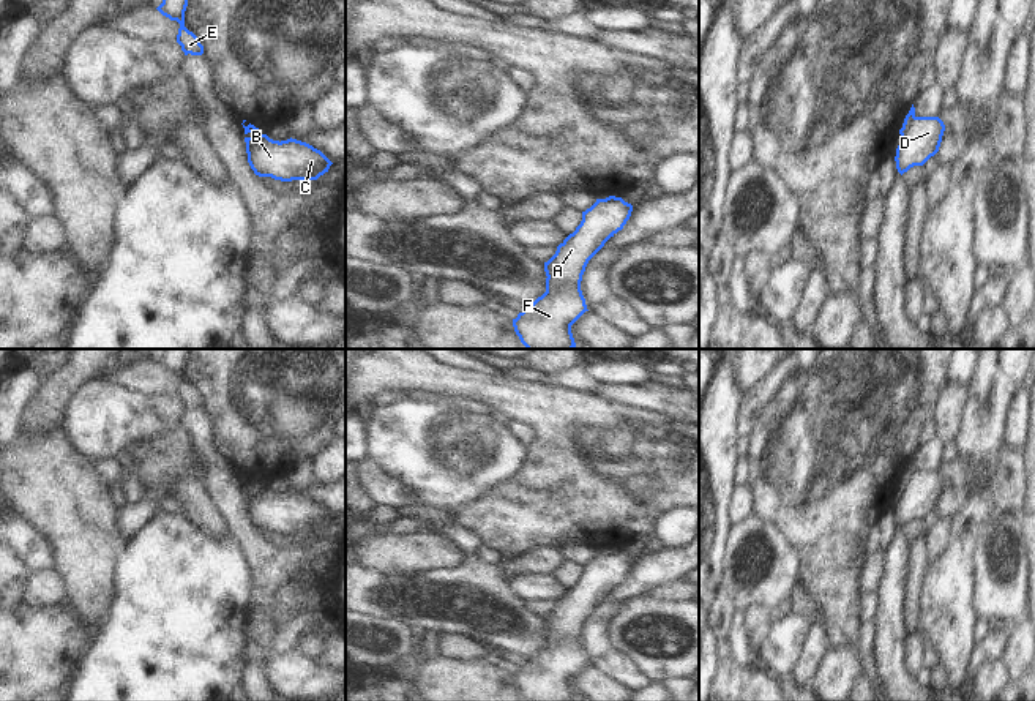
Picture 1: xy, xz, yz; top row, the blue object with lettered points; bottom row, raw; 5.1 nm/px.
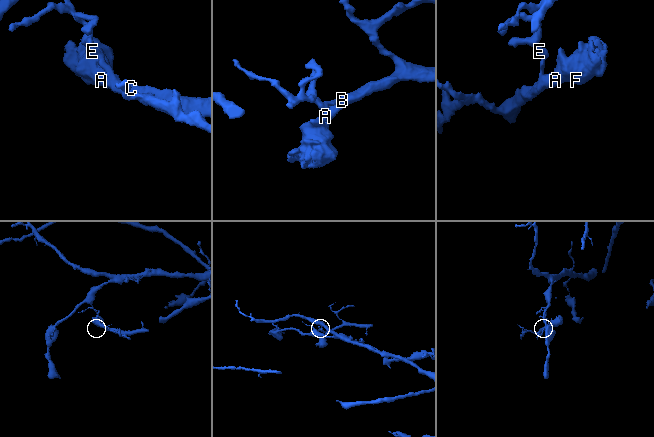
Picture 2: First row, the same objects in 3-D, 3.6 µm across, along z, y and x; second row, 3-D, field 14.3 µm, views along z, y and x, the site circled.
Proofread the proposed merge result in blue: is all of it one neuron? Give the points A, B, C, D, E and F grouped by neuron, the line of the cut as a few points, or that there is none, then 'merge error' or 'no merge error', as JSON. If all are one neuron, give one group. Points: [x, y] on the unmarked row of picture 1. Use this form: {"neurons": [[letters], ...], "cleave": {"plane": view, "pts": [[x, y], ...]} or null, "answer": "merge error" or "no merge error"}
{"neurons": [["A", "B", "C", "D", "F"], ["E"]], "cleave": {"plane": "yz", "pts": [[915, 471], [901, 488]]}, "answer": "merge error"}

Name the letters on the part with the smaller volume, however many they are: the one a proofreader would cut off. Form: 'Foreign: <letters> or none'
Foreign: A, B, C, D, F

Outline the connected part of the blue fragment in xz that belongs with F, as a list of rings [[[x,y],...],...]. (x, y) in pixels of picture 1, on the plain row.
[[[609,549],[582,565],[582,575],[544,616],[546,646],[513,673],[525,701],[576,701],[571,679],[585,666],[581,644],[588,614],[623,583],[633,559]]]

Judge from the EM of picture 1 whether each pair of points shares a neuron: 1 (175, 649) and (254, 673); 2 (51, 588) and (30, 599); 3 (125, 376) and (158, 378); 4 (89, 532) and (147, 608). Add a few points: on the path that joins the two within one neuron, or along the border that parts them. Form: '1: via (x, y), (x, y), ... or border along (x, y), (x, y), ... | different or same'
1: border along (242, 652), (242, 679), (239, 682) | different
2: via (46, 589), (35, 596) | same
3: via (133, 376), (150, 378) | same
4: border along (128, 539), (112, 570), (114, 597), (111, 602) | different

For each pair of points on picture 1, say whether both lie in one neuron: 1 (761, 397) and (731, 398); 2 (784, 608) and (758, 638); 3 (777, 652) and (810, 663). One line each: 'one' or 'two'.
1: two
2: one
3: two

